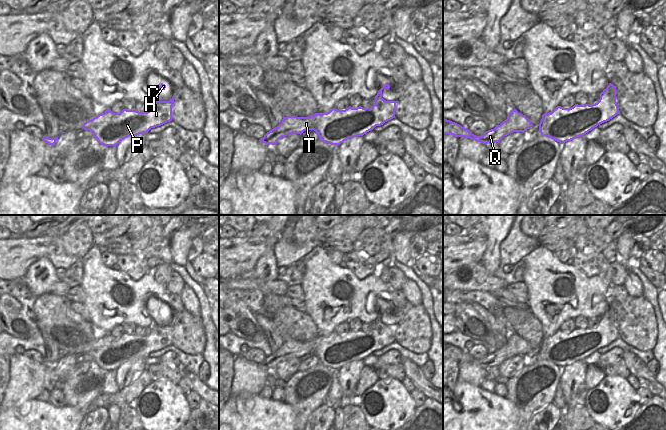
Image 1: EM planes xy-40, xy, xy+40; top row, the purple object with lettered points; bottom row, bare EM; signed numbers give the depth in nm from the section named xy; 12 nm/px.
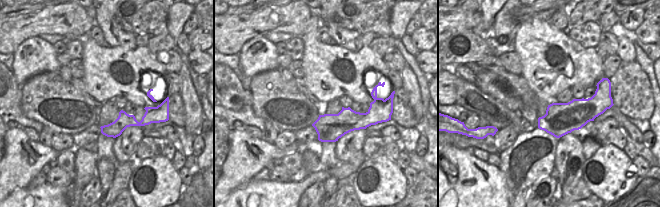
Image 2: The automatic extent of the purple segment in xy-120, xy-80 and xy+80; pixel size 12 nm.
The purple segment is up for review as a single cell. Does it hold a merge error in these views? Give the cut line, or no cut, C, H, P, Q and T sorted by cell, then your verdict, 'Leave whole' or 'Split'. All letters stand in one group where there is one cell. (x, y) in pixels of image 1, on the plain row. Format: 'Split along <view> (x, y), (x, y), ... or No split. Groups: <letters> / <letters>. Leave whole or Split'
No split. Groups: C H P Q T. Leave whole.

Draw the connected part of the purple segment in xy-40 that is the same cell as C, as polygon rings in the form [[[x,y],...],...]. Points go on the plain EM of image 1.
[[[161,309],[151,321],[151,333],[147,336],[123,333],[120,337],[113,337],[107,333],[82,349],[82,353],[90,354],[97,365],[106,371],[116,370],[120,365],[139,358],[148,357],[151,352],[161,350],[172,345],[172,330],[175,319],[169,325],[158,324],[158,314],[165,314]]]

